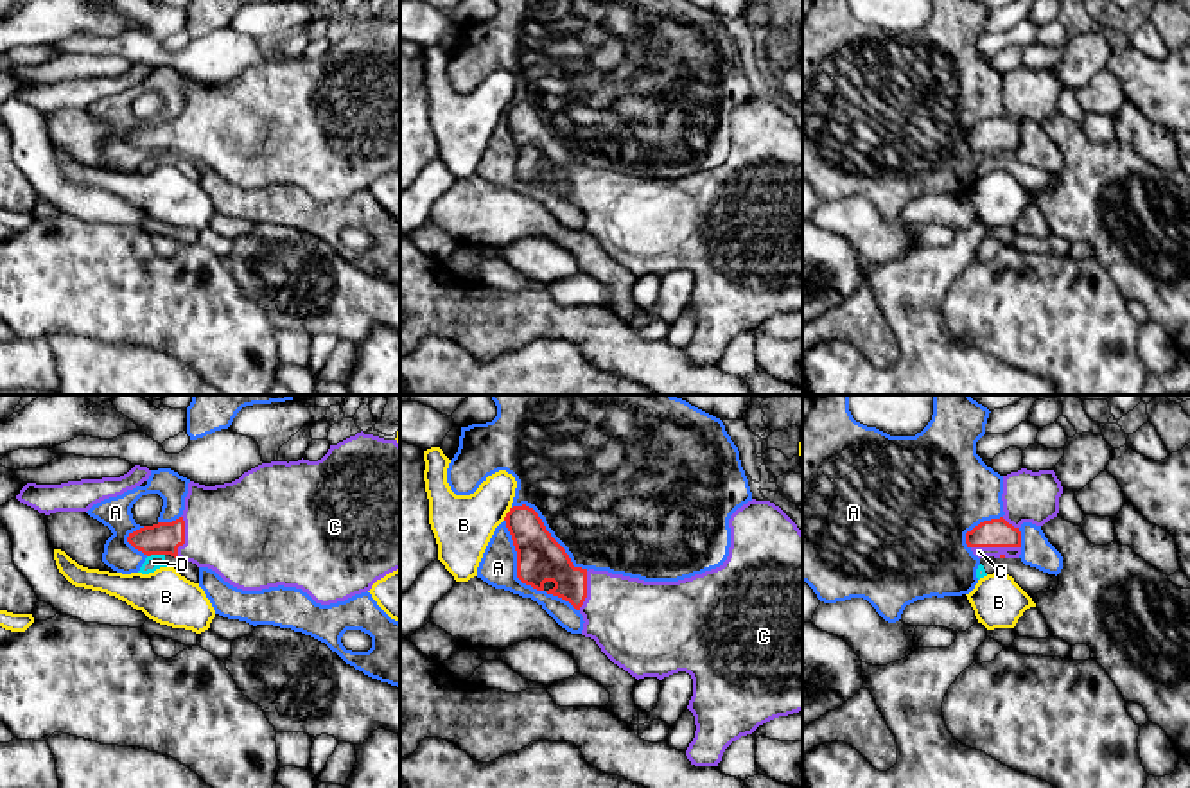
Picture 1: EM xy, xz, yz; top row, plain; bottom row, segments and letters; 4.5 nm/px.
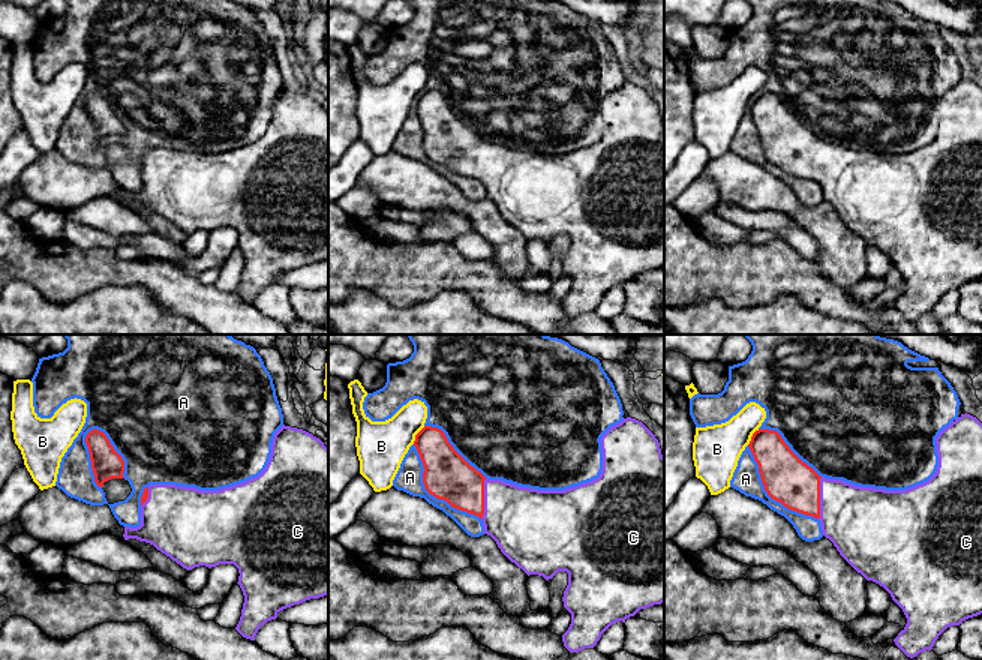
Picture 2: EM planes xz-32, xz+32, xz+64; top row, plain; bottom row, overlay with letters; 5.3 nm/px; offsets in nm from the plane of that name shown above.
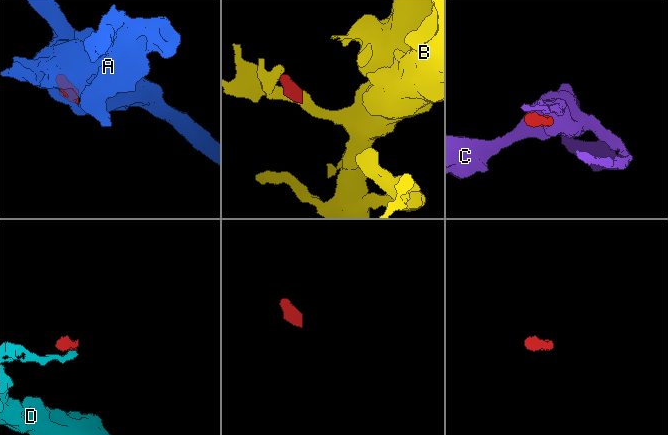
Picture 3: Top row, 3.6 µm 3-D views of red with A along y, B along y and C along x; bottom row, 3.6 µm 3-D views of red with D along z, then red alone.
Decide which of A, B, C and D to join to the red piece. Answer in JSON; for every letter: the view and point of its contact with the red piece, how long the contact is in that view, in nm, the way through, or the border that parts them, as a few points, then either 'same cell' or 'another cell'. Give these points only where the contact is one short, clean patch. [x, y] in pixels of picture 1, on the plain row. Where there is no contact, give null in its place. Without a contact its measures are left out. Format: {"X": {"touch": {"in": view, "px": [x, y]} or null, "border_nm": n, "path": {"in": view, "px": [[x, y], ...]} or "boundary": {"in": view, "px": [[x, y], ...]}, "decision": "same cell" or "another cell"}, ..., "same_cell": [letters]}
{"A": {"touch": {"in": "xz", "px": [519, 176]}, "border_nm": 550, "decision": "another cell"}, "B": {"touch": {"in": "xz", "px": [507, 112]}, "border_nm": 70, "boundary": {"in": "xz", "px": [[510, 105], [503, 117]]}, "decision": "another cell"}, "C": {"touch": {"in": "yz", "px": [997, 144]}, "border_nm": 220, "path": {"in": "yz", "px": [[997, 130], [997, 144], [984, 144], [979, 149]]}, "decision": "same cell"}, "D": {"touch": {"in": "xy", "px": [155, 151]}, "border_nm": 80, "boundary": {"in": "xy", "px": [[164, 151], [148, 155]]}, "decision": "another cell"}, "same_cell": ["C"]}

